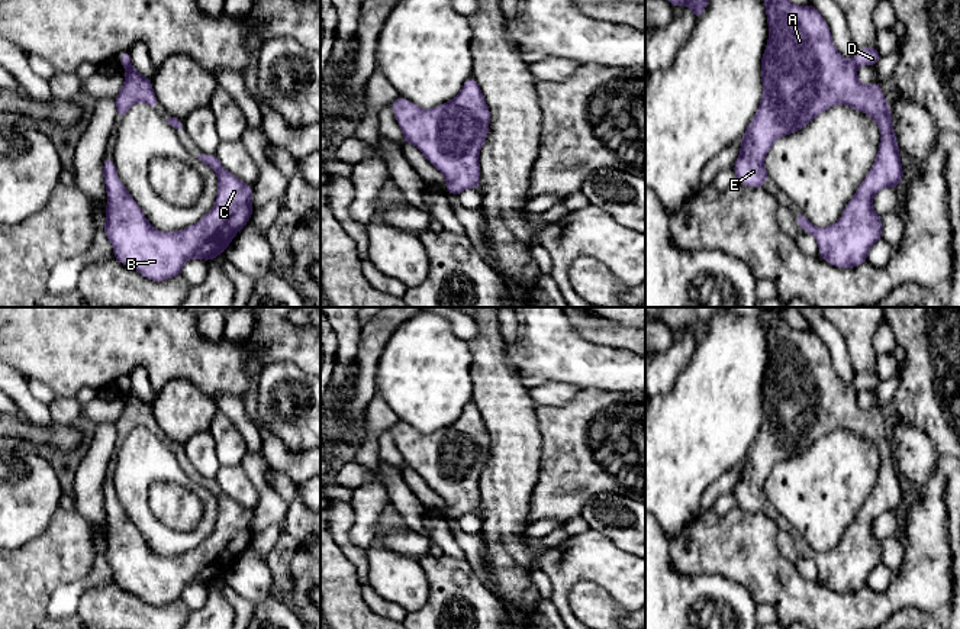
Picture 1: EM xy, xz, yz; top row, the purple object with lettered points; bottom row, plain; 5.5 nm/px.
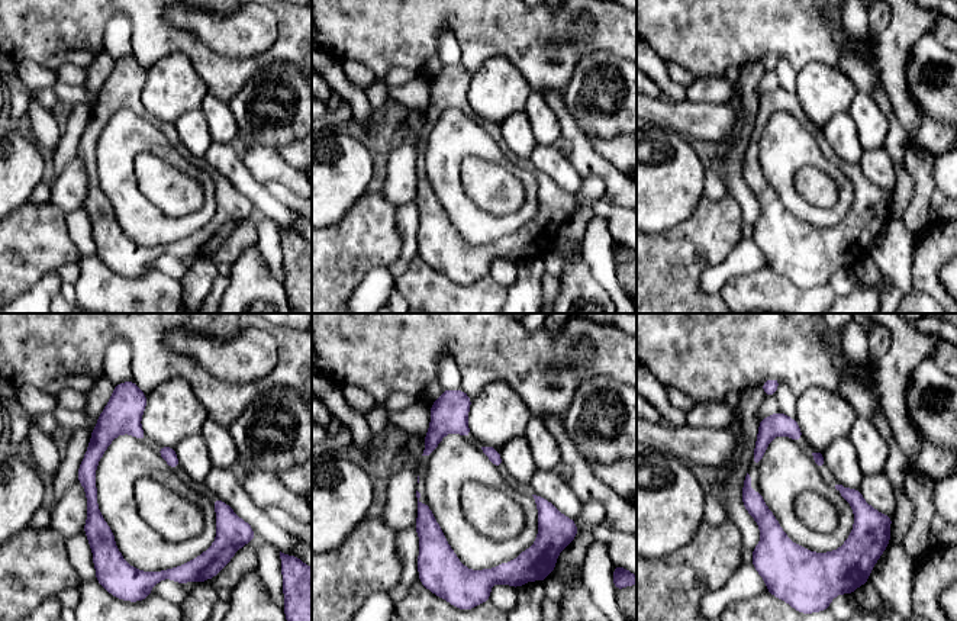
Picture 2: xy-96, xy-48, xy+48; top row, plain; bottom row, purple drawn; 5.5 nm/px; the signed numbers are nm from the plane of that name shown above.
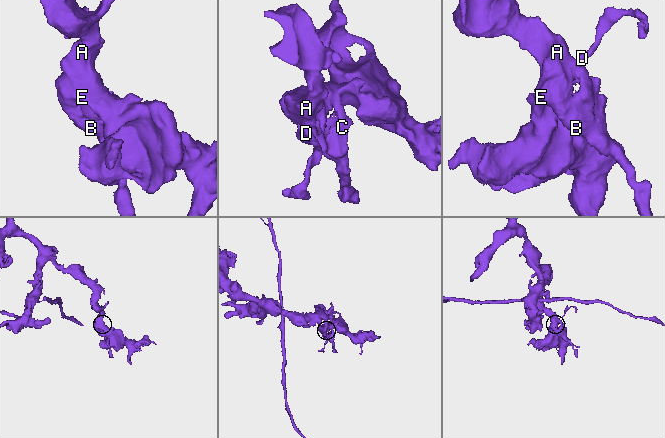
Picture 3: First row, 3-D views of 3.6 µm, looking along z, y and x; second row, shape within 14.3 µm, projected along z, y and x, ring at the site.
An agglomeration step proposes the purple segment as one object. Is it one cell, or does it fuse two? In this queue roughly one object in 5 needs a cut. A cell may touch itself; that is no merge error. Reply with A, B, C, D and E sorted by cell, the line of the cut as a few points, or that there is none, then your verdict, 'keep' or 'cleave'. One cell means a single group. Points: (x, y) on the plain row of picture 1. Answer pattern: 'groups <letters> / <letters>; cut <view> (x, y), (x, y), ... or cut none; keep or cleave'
groups A B C E / D; cut xy (131, 389), (123, 392); cleave

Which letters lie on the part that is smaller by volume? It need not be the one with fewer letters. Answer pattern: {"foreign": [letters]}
{"foreign": ["D"]}

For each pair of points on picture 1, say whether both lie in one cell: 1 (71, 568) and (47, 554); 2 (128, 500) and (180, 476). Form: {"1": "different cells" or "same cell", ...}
{"1": "same cell", "2": "same cell"}

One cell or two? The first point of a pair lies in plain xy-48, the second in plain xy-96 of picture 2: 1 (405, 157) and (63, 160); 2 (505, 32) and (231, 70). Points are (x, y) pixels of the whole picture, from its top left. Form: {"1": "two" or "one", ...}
{"1": "two", "2": "one"}

